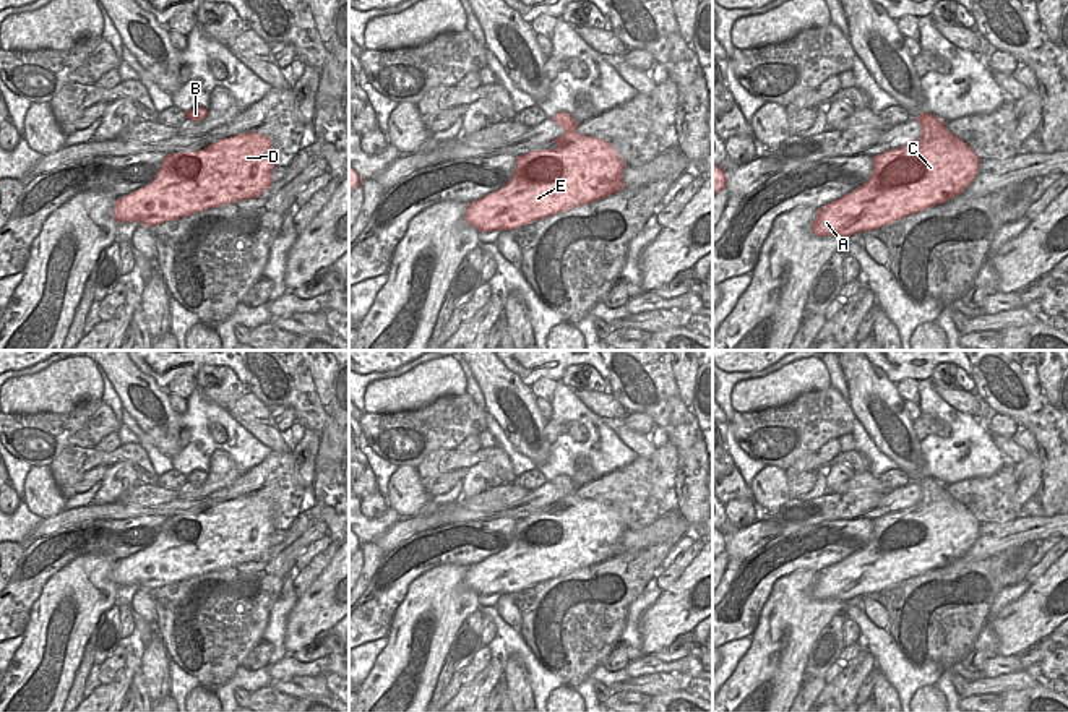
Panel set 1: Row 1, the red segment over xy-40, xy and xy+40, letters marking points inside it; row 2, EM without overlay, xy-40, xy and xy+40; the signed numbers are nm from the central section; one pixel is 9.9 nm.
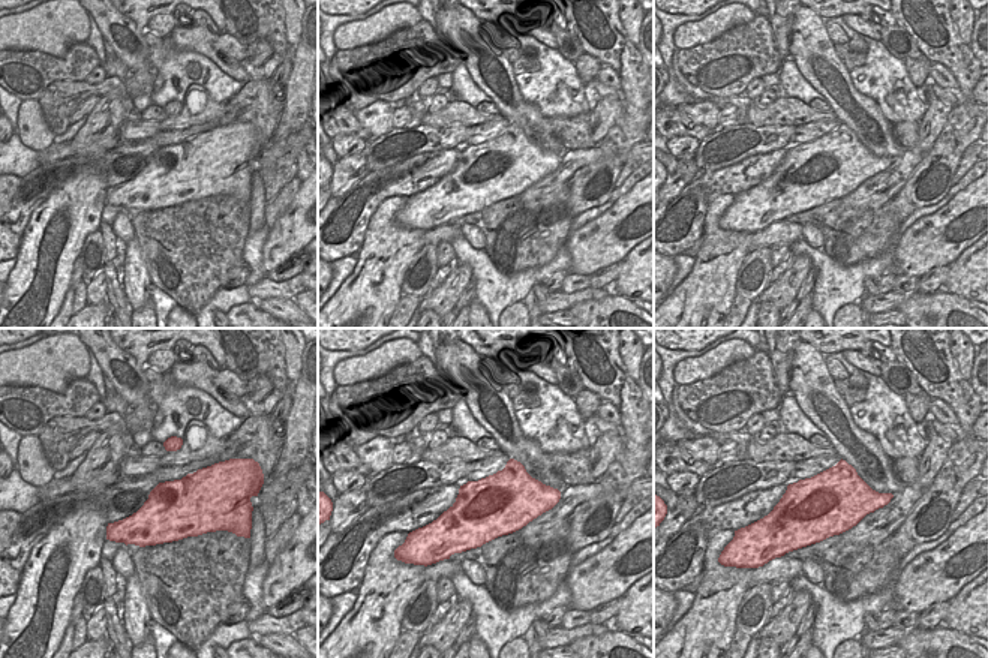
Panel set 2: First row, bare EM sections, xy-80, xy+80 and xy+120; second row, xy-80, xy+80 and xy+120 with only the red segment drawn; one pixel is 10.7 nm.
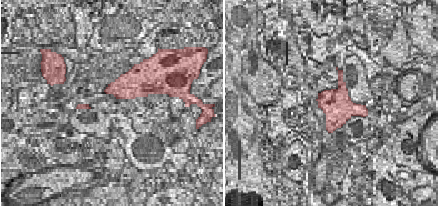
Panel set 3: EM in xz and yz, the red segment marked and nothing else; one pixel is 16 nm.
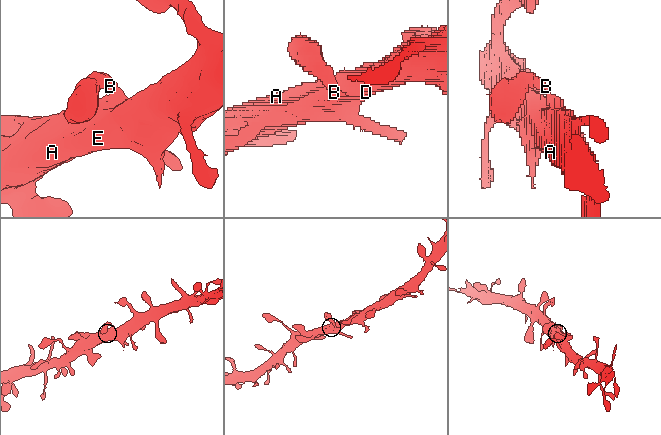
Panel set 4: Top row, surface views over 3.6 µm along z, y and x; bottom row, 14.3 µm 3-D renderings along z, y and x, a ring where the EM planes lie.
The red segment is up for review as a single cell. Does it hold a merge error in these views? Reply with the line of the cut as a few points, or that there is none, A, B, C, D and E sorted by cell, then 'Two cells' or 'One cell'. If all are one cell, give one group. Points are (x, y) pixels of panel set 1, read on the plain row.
No split. Groups: A B C D E. One cell

